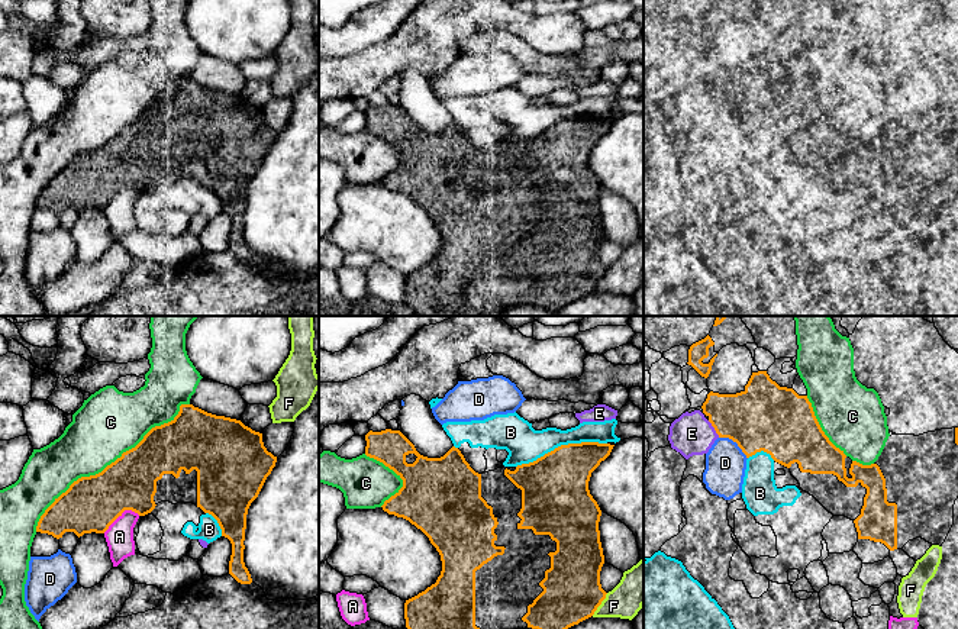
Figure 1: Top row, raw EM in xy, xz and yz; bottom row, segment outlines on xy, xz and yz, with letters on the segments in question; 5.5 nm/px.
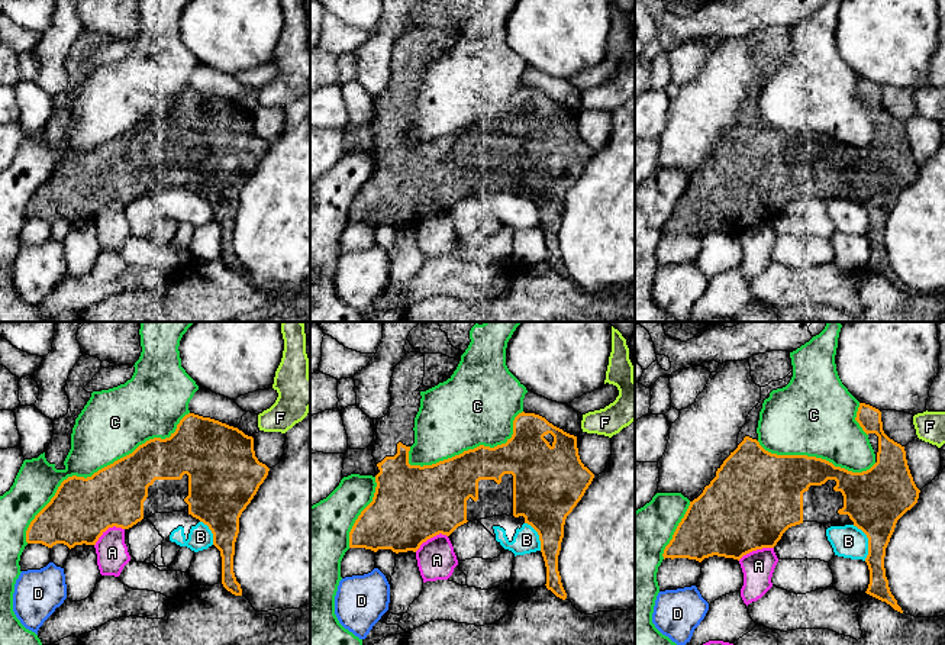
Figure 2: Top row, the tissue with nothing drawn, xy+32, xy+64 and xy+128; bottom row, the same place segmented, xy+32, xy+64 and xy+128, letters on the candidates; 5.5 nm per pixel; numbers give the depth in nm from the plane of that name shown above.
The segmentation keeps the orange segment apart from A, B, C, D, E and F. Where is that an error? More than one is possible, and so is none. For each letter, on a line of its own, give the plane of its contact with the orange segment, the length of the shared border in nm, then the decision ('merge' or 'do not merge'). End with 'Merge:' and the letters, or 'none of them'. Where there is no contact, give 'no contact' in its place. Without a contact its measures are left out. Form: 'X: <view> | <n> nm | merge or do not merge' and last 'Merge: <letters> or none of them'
A: xy | 220 nm | do not merge
B: xz | 500 nm | do not merge
C: xy | 1100 nm | do not merge
D: yz | 200 nm | do not merge
E: yz | 120 nm | do not merge
F: xz | 160 nm | do not merge
Merge: none of them

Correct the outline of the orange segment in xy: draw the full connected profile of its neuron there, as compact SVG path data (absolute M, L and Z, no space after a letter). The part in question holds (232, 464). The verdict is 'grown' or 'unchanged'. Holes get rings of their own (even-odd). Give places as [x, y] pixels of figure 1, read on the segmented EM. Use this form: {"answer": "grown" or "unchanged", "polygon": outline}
{"answer": "grown", "polygon": "M181 404L171 422L152 428L135 448L101 472L74 481L41 516L36 532L57 539L65 532L74 532L78 538L91 532L104 533L125 510L145 516L161 501L193 503L212 515L222 536L230 541L229 574L241 584L251 584L243 562L246 515L275 462L277 457L264 446L262 433L241 420Z"}

